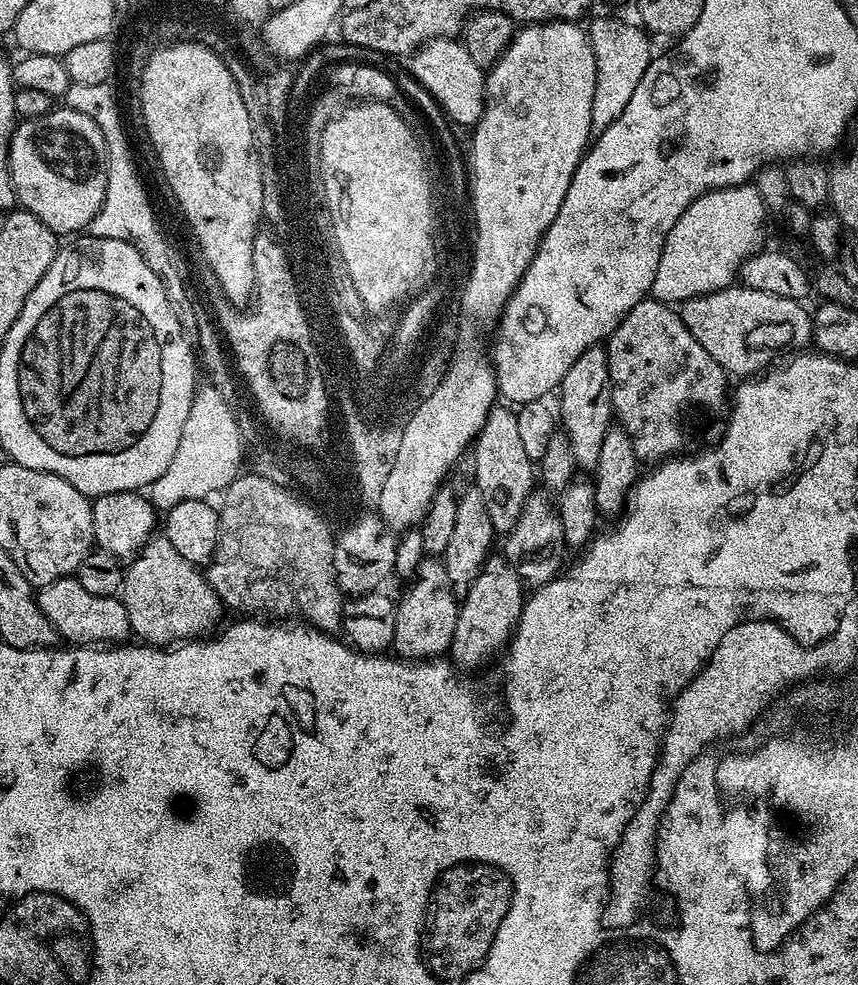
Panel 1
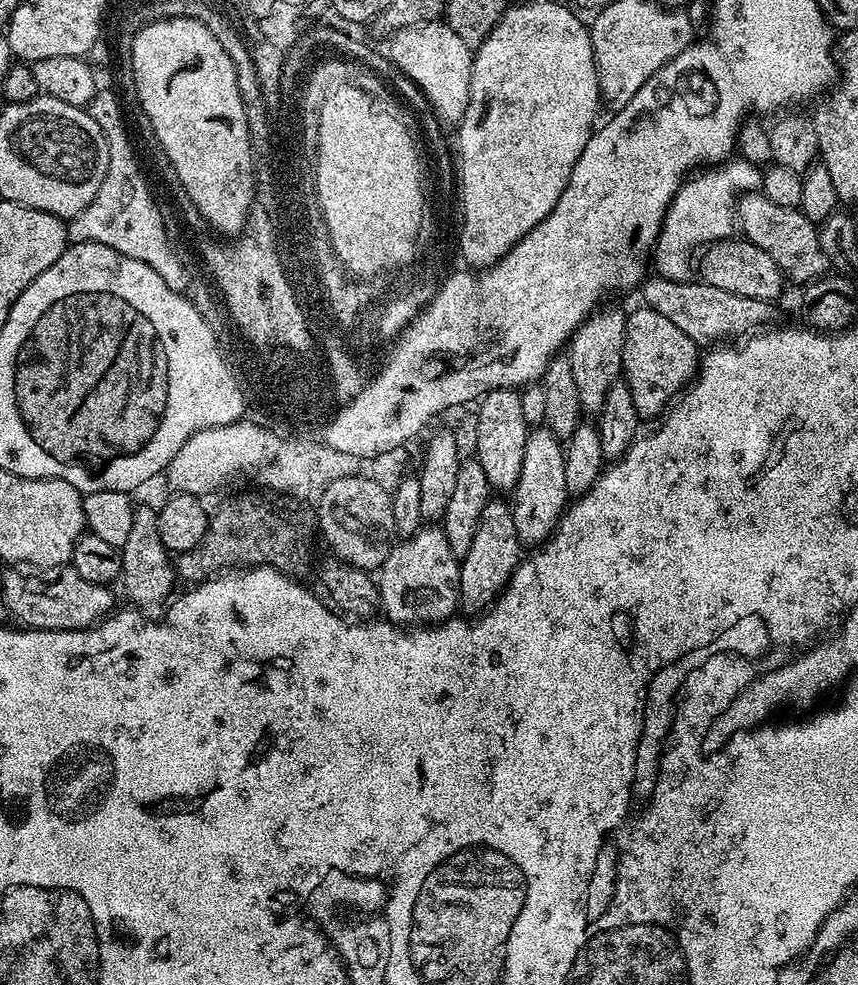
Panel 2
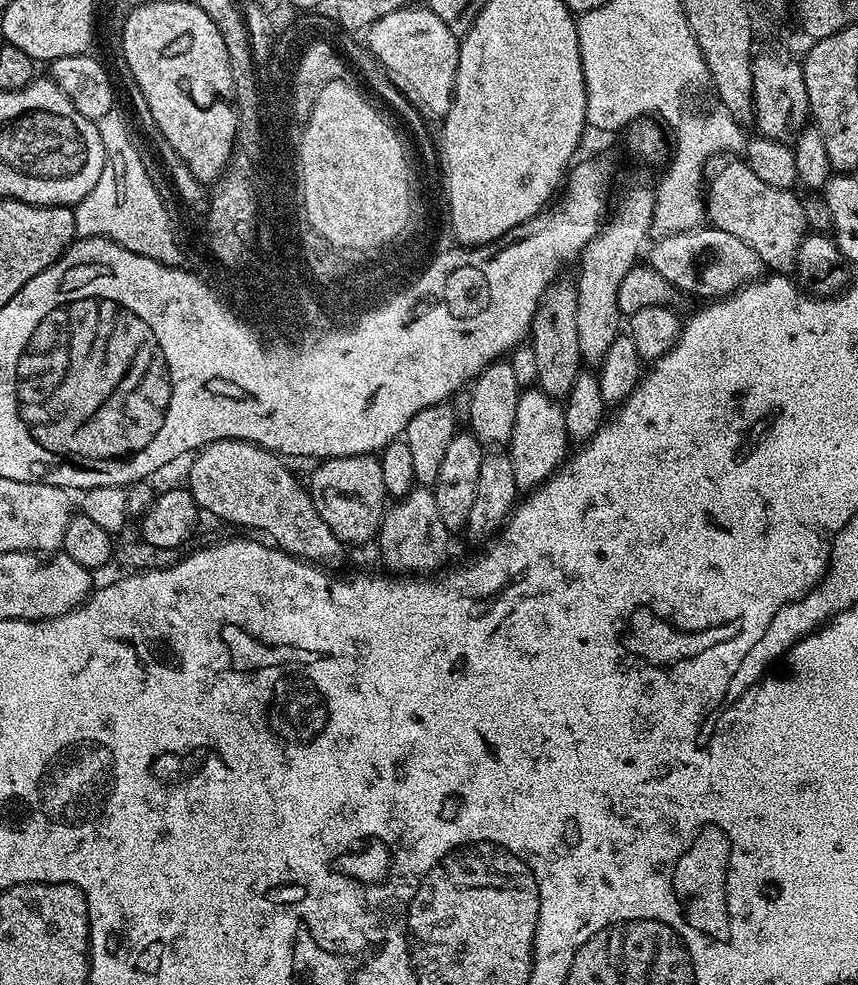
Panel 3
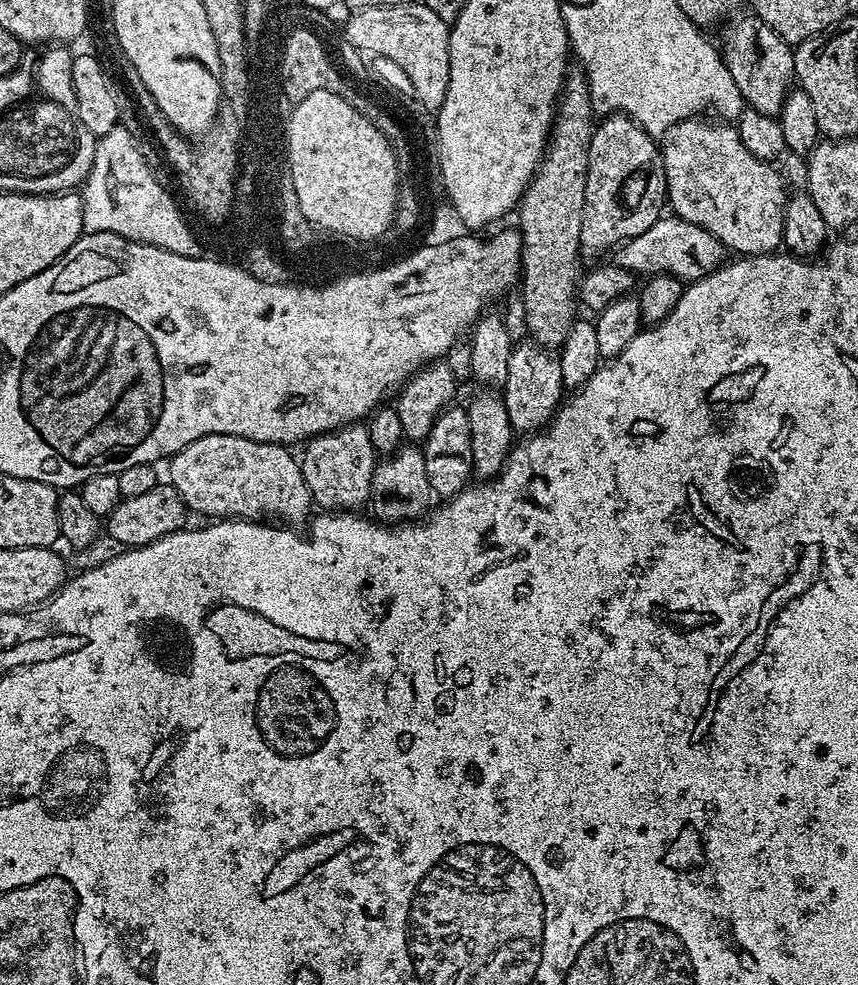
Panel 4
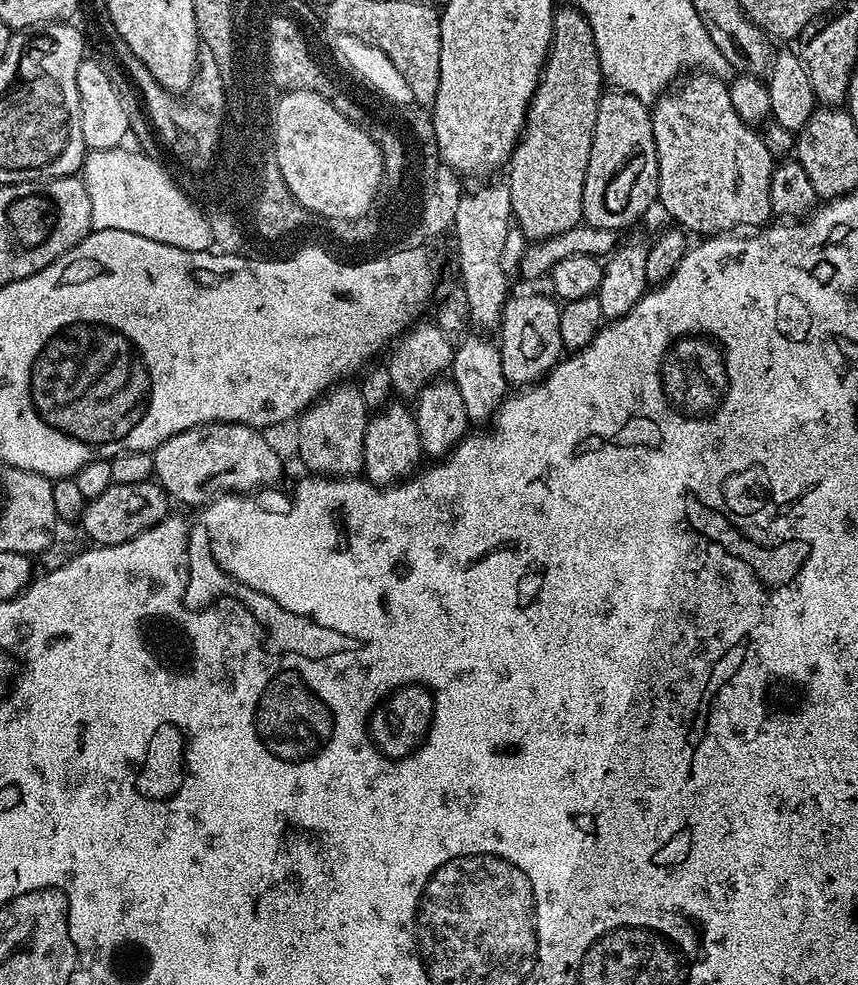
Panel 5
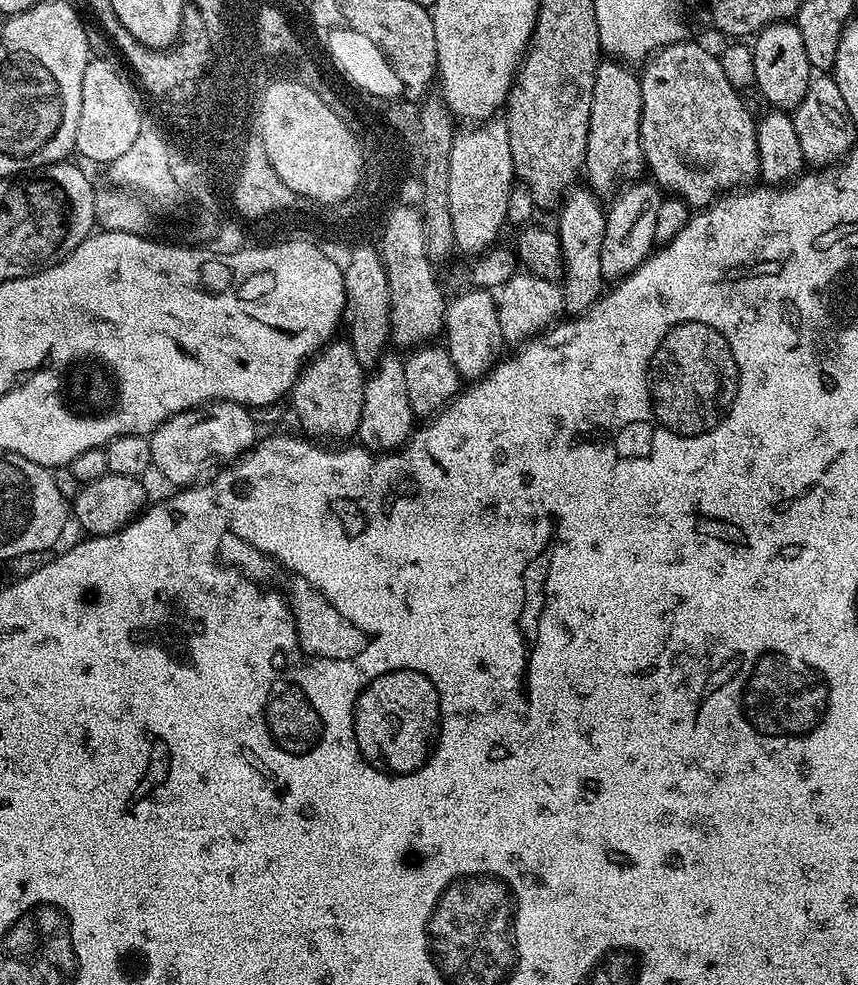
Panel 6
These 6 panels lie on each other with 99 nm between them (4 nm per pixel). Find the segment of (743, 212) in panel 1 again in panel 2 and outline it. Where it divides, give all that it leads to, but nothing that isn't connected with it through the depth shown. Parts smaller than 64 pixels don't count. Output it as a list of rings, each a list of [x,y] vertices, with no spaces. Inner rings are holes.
[[[729,158],[723,164],[705,167],[685,179],[668,207],[660,237],[656,239],[655,271],[667,280],[689,279],[694,272],[692,252],[699,253],[705,246],[729,239],[737,231],[738,201],[749,192],[761,191],[763,178],[764,172],[749,160]]]

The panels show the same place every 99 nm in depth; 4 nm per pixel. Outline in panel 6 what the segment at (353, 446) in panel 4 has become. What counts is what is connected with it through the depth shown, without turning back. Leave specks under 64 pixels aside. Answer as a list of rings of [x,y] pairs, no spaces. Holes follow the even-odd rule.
[[[336,338],[324,345],[300,370],[290,393],[296,420],[312,438],[337,436],[344,442],[347,436],[356,436],[358,422],[362,418],[362,394],[366,369],[354,358],[354,350],[347,339]]]

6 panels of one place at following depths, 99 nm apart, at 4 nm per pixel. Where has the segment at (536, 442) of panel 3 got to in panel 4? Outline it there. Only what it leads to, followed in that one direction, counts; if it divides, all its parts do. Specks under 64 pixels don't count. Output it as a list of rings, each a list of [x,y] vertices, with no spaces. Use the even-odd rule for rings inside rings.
[[[531,338],[517,343],[510,354],[510,366],[506,366],[506,382],[502,385],[502,399],[513,429],[517,433],[524,432],[520,434],[535,434],[547,428],[565,396],[559,359],[543,344]]]

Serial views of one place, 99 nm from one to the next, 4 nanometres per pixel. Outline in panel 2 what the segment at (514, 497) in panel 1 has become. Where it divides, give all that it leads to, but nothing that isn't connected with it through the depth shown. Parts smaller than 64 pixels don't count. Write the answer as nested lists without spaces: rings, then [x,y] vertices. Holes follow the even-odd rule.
[[[511,388],[492,389],[479,401],[477,416],[478,448],[475,460],[482,470],[486,470],[489,489],[496,491],[497,488],[500,494],[511,493],[518,482],[522,454],[530,431],[530,426],[523,418],[520,392]]]

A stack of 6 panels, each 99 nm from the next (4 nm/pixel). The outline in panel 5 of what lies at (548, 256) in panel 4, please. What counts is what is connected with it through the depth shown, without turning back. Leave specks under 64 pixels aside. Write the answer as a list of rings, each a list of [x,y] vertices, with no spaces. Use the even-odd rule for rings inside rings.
[[[557,7],[552,17],[552,47],[548,49],[548,58],[544,62],[543,72],[540,73],[536,92],[528,103],[528,117],[524,119],[520,141],[506,165],[506,183],[510,190],[512,215],[528,242],[562,234],[564,230],[570,230],[584,219],[582,186],[586,182],[586,162],[590,162],[594,122],[598,119],[598,102],[605,84],[590,22],[574,7]]]

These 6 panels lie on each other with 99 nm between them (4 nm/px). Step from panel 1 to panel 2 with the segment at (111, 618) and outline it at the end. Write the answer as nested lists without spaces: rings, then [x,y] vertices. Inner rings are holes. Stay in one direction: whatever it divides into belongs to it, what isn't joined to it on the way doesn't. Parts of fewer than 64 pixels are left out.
[[[71,566],[32,570],[29,576],[23,576],[20,570],[8,571],[12,572],[4,576],[4,596],[9,610],[24,628],[49,628],[55,632],[91,628],[113,611],[113,589],[106,584],[86,582]]]

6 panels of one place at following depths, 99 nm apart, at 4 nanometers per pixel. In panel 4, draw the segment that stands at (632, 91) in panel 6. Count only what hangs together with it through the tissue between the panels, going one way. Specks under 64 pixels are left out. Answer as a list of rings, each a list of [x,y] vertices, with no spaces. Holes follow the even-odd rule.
[[[628,115],[603,117],[593,127],[590,138],[586,202],[582,202],[581,253],[585,257],[608,254],[617,244],[650,230],[665,211],[667,194],[661,145]]]

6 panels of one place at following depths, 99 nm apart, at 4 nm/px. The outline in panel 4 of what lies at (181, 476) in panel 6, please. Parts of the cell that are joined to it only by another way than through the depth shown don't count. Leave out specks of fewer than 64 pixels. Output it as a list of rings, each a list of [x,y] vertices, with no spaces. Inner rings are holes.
[[[210,434],[198,438],[198,442],[190,442],[190,446],[186,446],[181,452],[177,452],[171,457],[173,464],[173,478],[171,480],[172,487],[178,490],[178,494],[184,499],[184,505],[188,507],[189,513],[196,514],[201,512],[202,515],[208,516],[204,518],[235,518],[237,520],[251,520],[253,522],[283,522],[288,526],[300,526],[300,524],[309,519],[310,513],[314,508],[314,501],[310,490],[306,486],[306,478],[302,478],[302,470],[300,469],[300,461],[294,455],[291,456],[289,449],[283,444],[267,444],[266,442],[254,442],[250,438],[242,438],[234,434]]]

